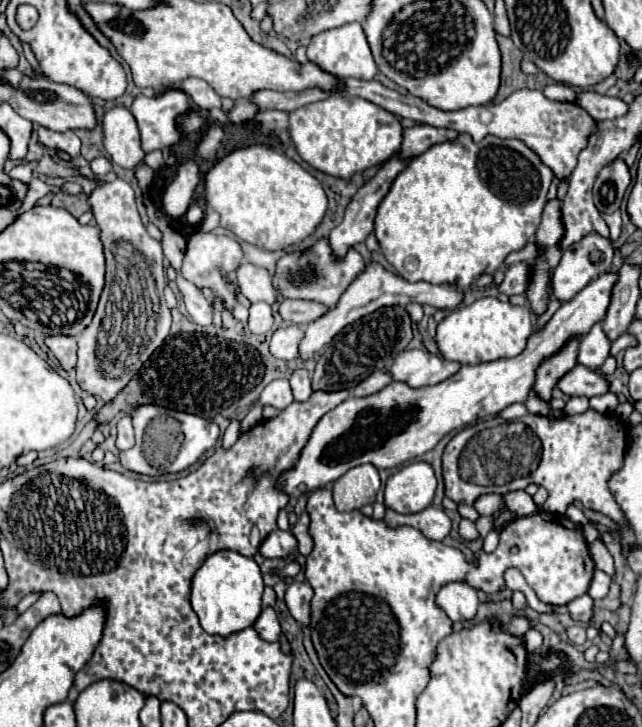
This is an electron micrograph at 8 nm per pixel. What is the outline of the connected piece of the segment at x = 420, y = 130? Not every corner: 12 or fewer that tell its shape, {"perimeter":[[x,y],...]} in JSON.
{"perimeter":[[426,124],[402,132],[400,158],[414,158],[458,132]]}

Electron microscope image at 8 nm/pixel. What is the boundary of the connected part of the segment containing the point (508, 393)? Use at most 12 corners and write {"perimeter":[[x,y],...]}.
{"perimeter":[[606,272],[516,358],[434,386],[392,382],[322,416],[280,488],[396,468],[450,430],[524,404],[538,366],[604,320]]}

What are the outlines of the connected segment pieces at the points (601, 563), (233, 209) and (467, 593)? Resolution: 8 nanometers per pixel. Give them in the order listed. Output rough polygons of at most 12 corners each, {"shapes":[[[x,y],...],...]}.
{"shapes":[[[600,539],[588,544],[595,568],[615,574],[613,558]],[[258,144],[206,174],[222,228],[264,250],[300,244],[324,188]],[[464,582],[446,584],[436,598],[452,622],[472,620],[478,594]]]}

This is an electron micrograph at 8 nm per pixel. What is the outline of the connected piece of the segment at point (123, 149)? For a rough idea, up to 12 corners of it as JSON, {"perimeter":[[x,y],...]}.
{"perimeter":[[122,104],[104,114],[104,148],[134,170],[144,160],[138,126]]}

